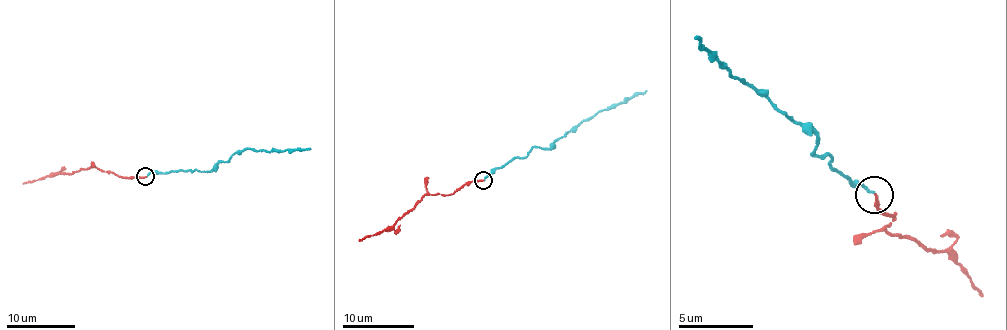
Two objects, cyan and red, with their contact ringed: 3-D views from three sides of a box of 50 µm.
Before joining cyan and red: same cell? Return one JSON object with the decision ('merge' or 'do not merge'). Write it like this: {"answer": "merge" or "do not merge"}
{"answer": "merge"}

